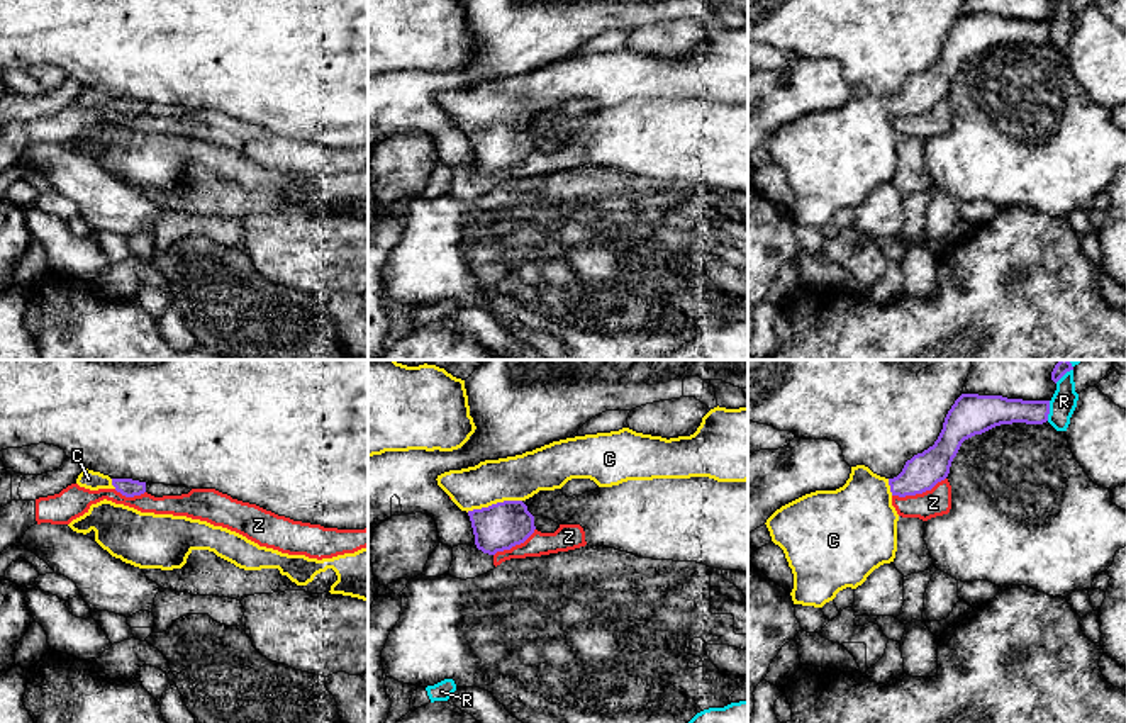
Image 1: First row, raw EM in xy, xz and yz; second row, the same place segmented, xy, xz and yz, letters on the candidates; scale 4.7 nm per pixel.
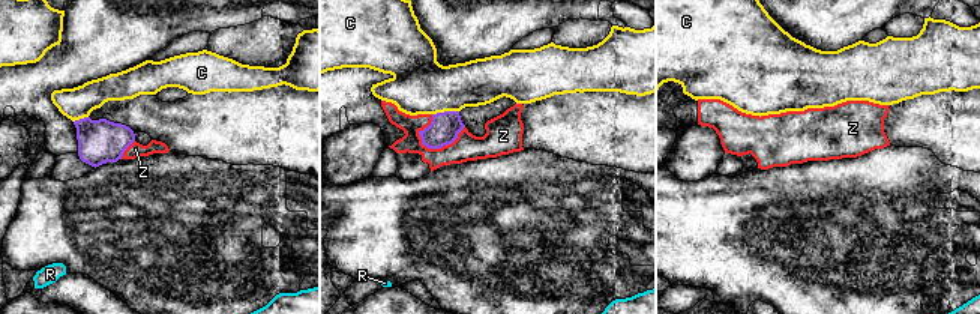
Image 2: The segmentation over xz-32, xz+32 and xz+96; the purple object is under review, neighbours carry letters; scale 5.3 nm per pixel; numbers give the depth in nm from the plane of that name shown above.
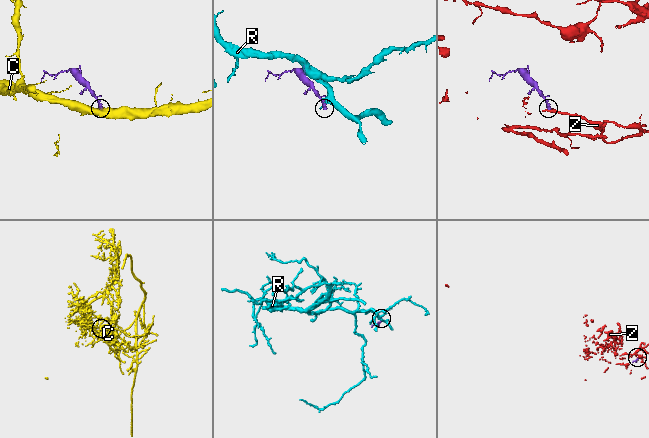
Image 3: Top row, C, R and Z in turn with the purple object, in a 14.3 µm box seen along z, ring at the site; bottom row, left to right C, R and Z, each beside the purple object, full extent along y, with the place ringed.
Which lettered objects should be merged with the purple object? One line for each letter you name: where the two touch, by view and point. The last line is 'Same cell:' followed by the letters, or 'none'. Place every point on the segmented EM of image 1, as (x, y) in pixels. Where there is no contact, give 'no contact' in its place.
C: xz (494, 504)
Same cell: C

